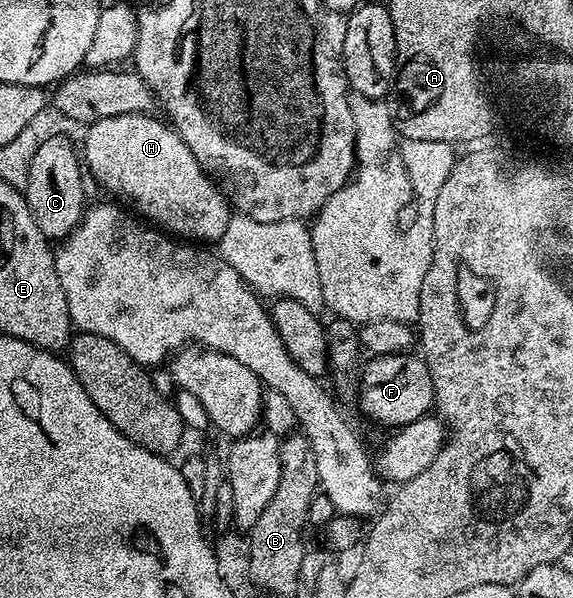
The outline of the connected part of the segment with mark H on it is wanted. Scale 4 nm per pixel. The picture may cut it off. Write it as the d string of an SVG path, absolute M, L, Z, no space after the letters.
M120 114L89 125L84 137L85 167L106 192L131 200L161 231L186 242L216 242L228 227L231 205L173 127L154 118L150 114Z

